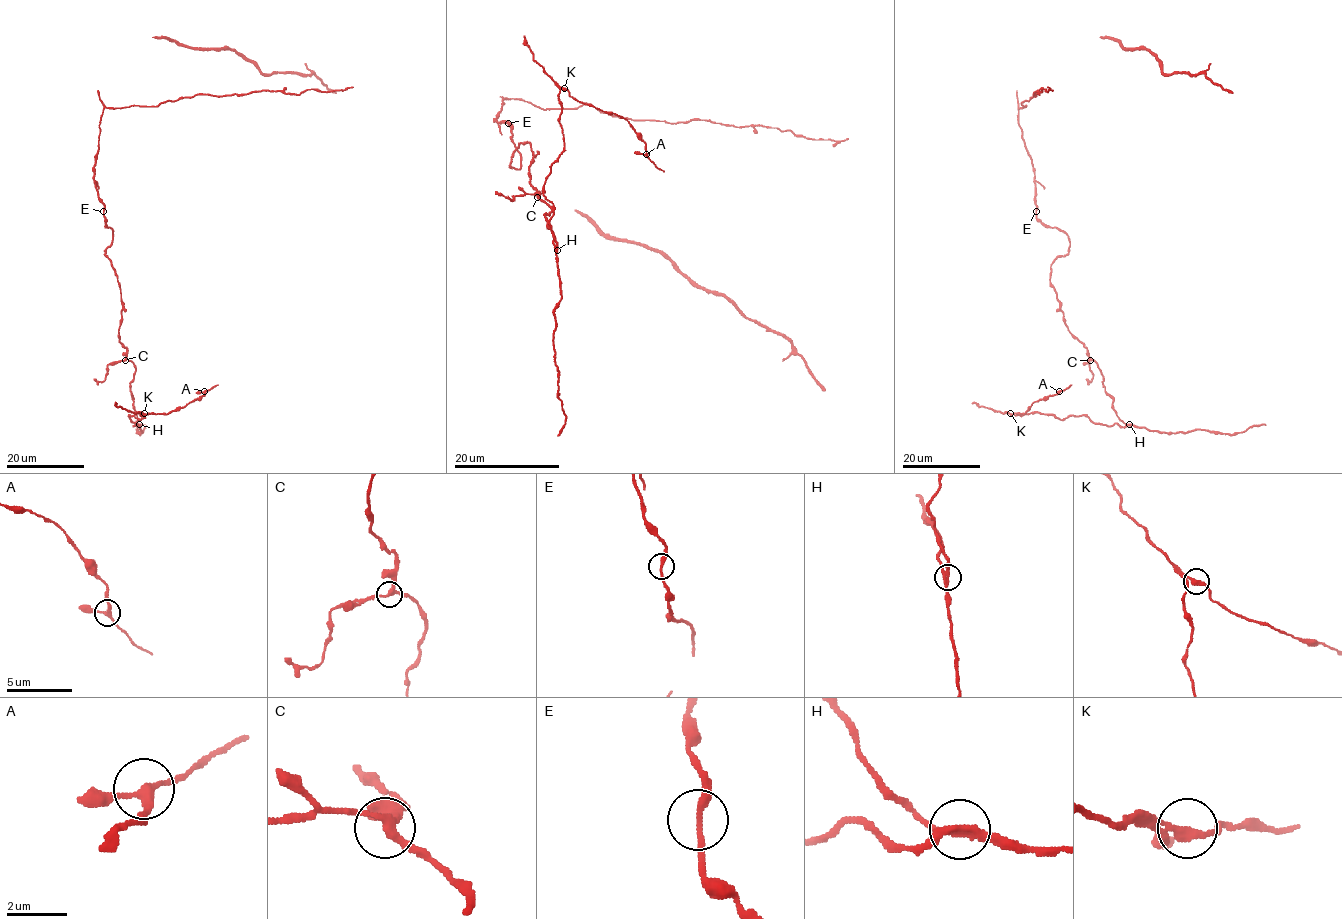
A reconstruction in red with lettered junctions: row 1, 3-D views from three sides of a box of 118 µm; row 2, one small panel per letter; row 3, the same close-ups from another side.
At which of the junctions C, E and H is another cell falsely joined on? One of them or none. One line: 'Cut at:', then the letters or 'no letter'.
Cut at: H

